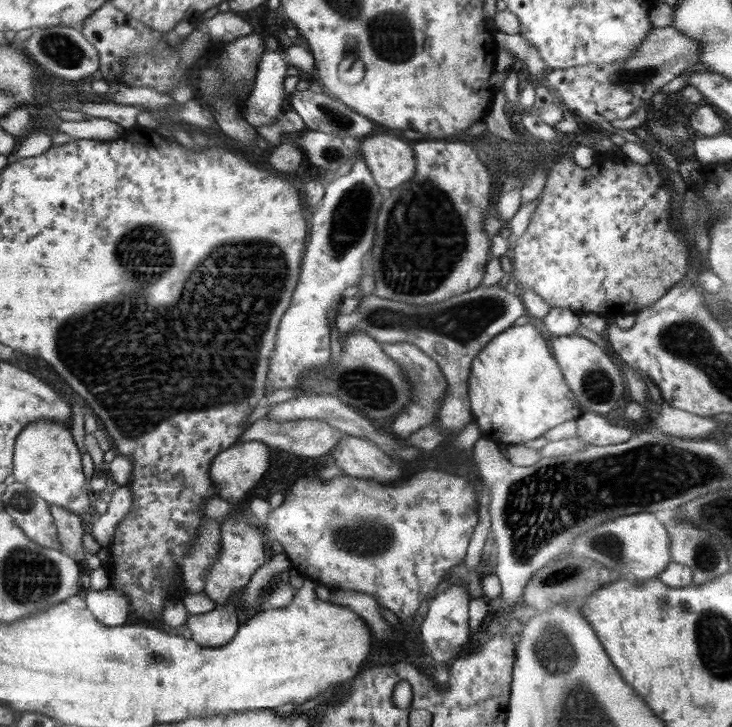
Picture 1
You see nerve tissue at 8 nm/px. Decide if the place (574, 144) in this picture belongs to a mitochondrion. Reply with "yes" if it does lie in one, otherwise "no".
no

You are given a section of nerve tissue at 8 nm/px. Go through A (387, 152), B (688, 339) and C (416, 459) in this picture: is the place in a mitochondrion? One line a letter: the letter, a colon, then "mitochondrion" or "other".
A: other
B: mitochondrion
C: other

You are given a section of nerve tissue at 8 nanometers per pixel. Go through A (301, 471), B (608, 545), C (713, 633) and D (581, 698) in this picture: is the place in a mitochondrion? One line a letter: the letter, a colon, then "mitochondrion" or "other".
A: other
B: mitochondrion
C: mitochondrion
D: mitochondrion

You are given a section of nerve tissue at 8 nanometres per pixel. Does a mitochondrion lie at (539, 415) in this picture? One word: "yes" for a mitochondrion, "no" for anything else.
no

